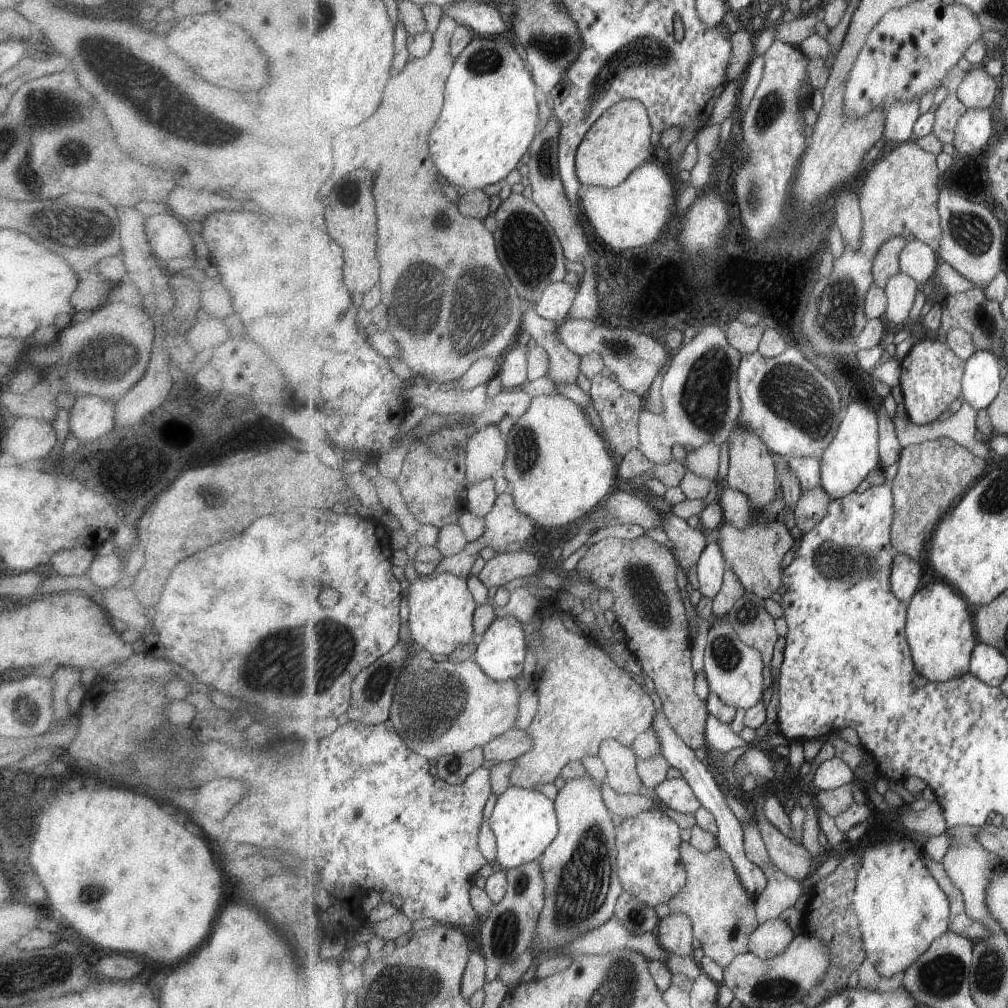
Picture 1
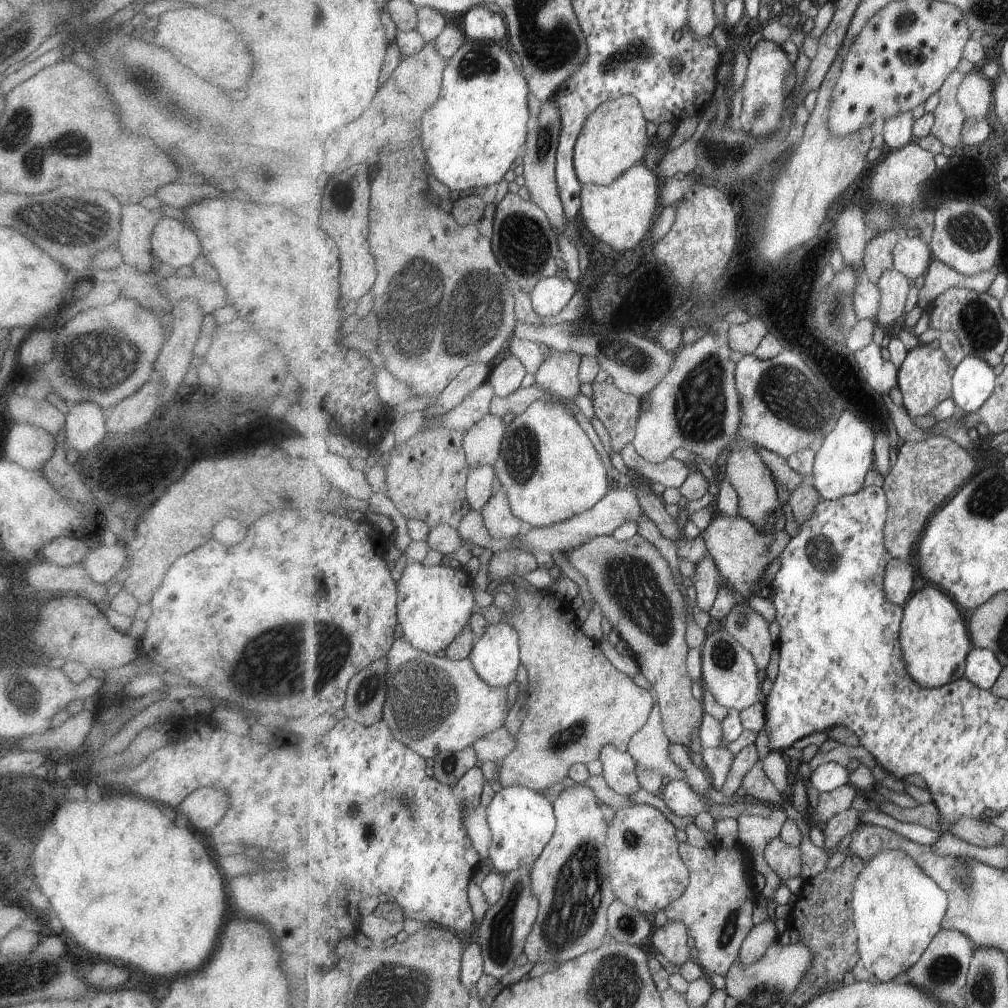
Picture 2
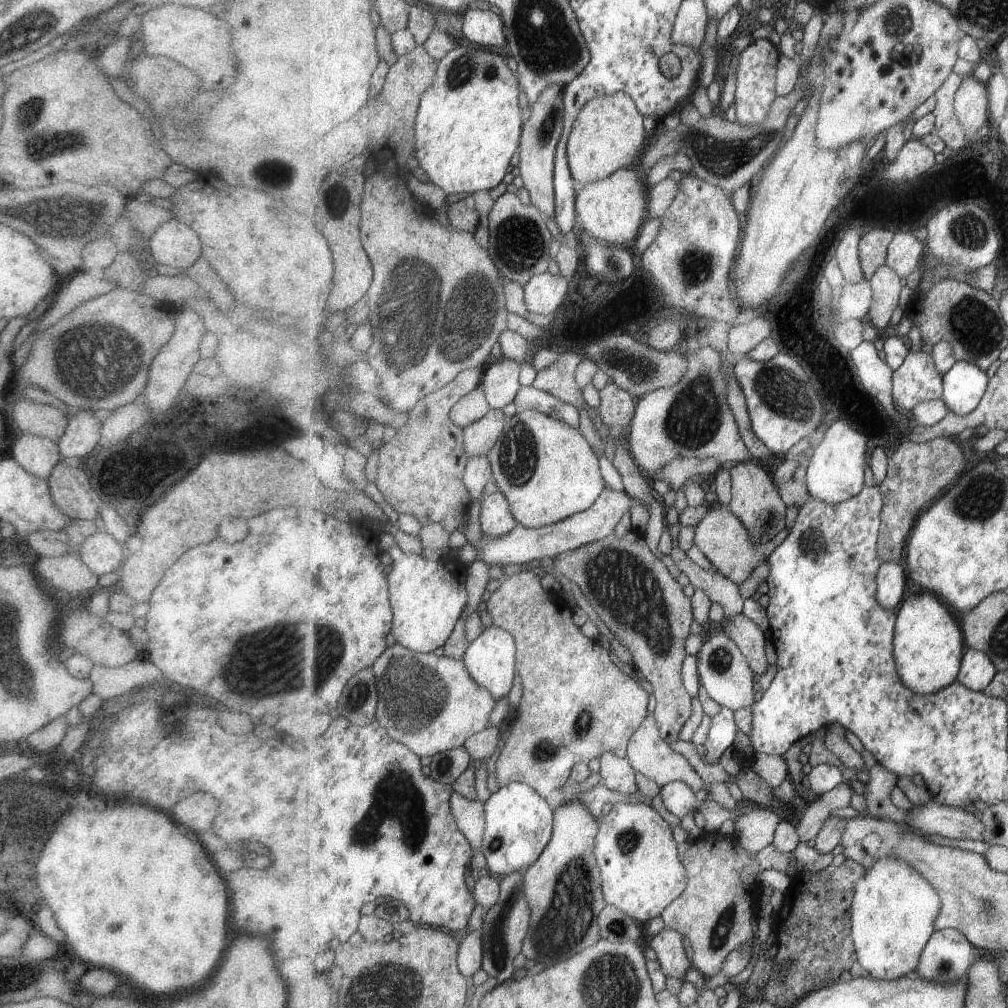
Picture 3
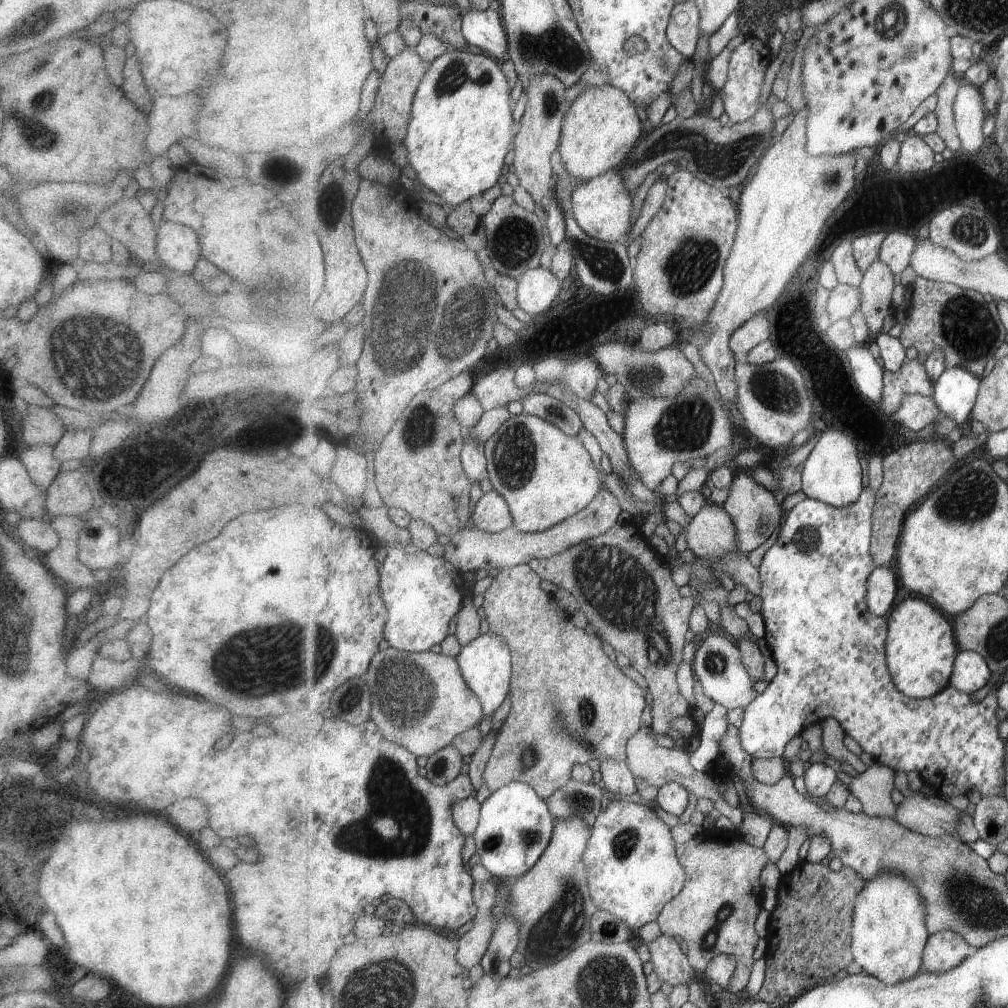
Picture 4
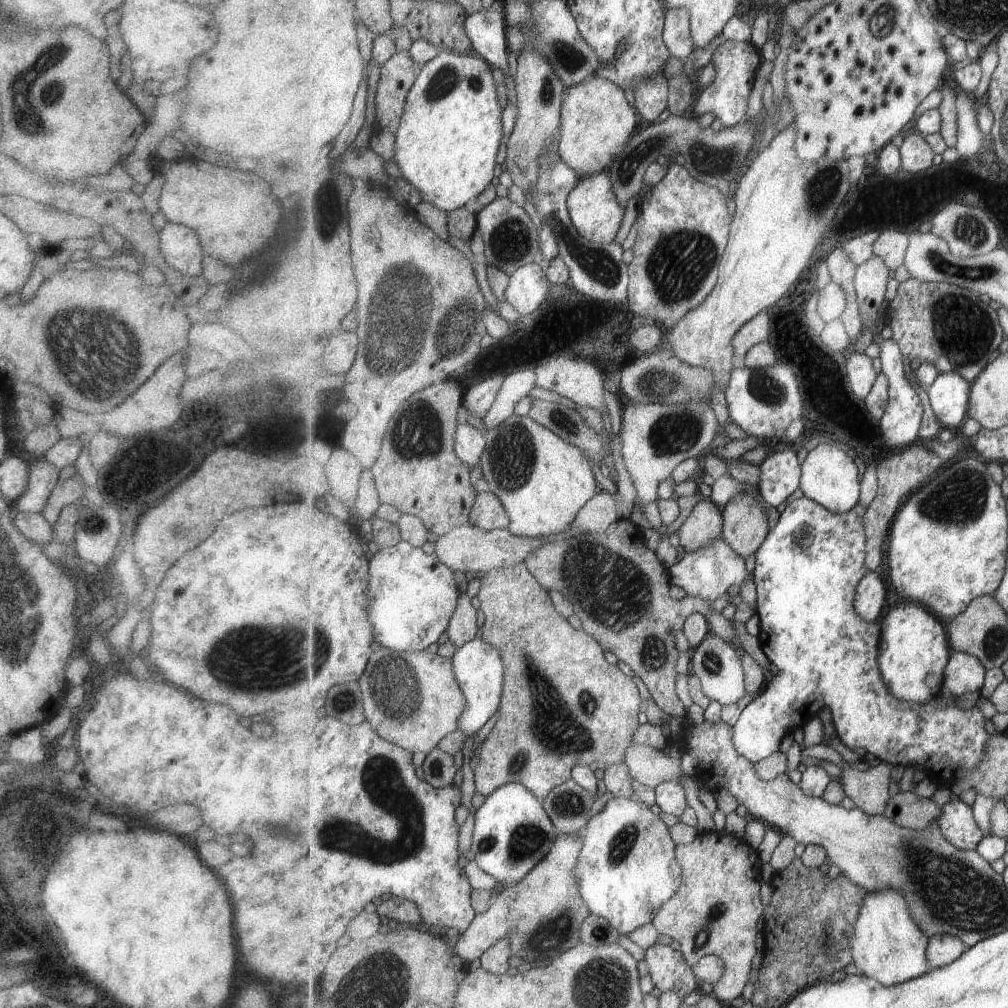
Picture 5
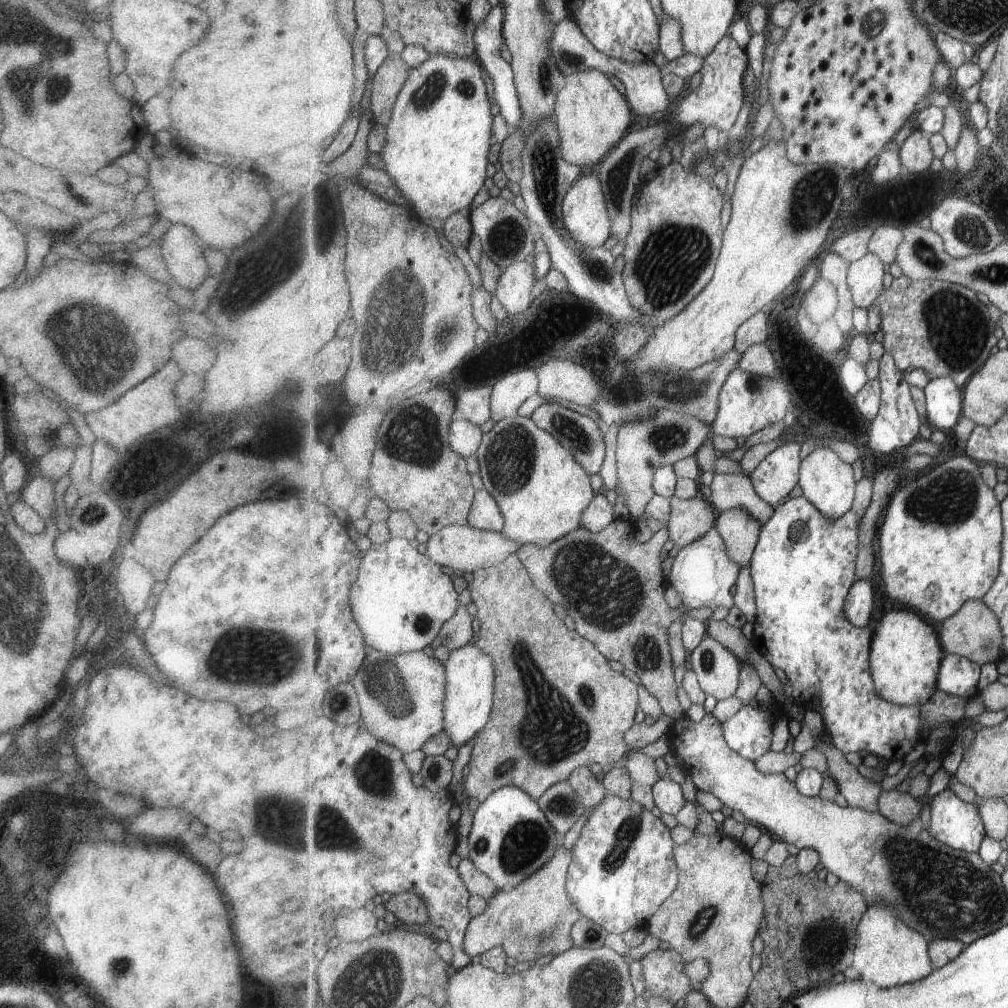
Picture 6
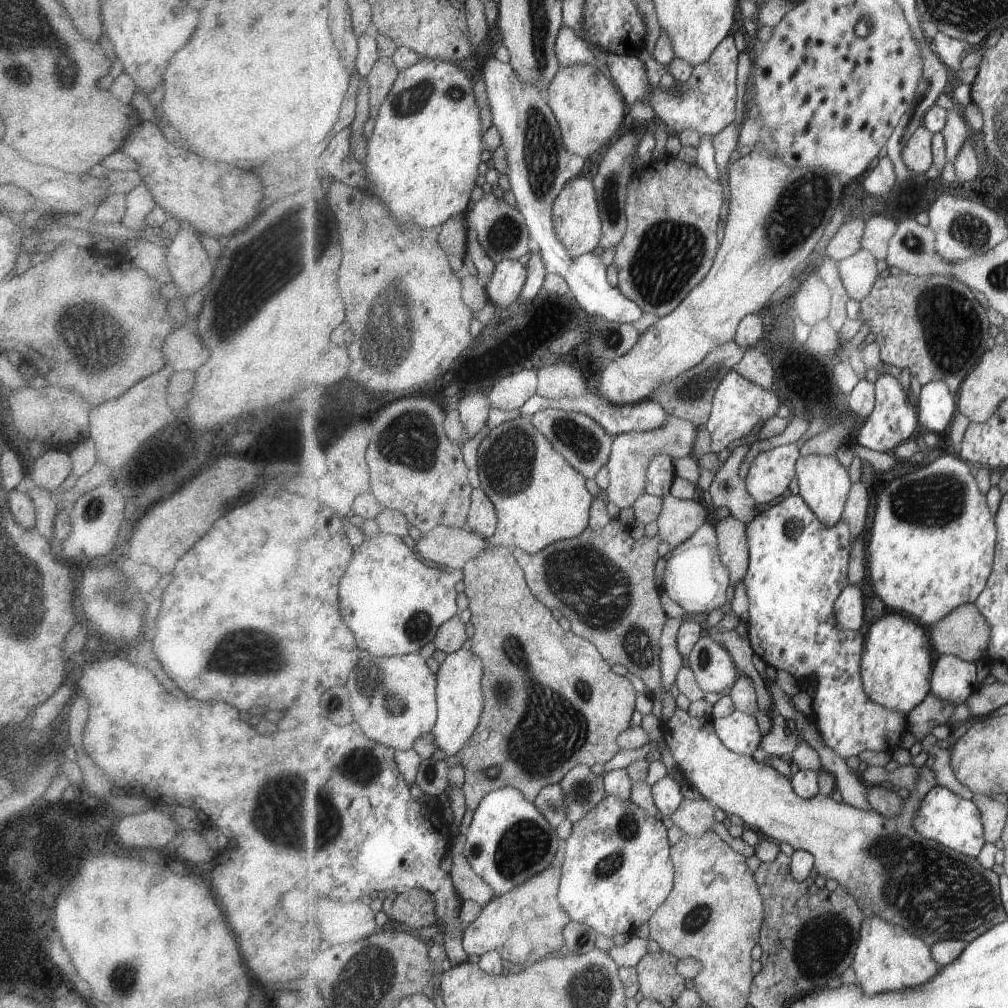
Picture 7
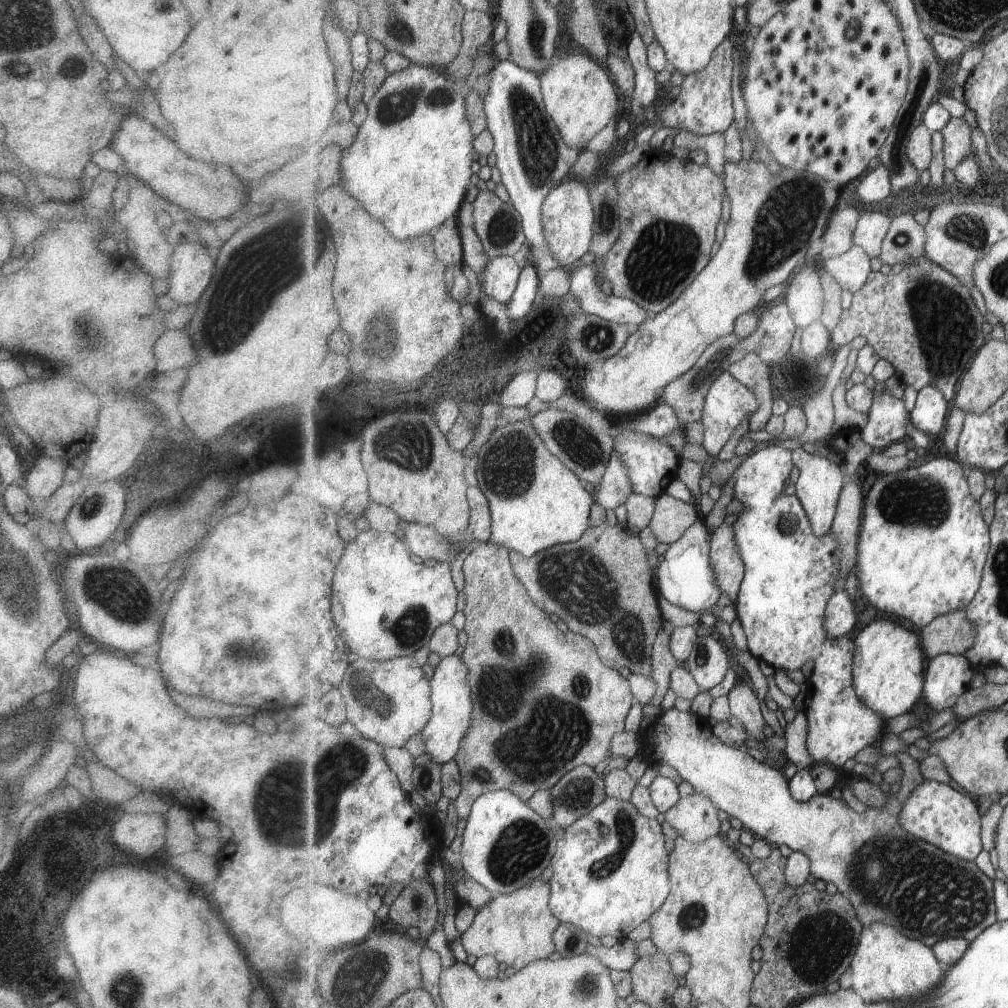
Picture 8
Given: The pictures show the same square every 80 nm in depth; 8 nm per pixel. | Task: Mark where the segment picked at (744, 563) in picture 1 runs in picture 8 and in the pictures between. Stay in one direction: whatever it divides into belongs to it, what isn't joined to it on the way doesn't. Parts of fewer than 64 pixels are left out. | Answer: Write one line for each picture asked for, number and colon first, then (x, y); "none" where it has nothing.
2: (742, 552)
3: (722, 535)
4: (712, 534)
5: (705, 525)
6: (691, 519)
7: (680, 519)
8: (673, 517)

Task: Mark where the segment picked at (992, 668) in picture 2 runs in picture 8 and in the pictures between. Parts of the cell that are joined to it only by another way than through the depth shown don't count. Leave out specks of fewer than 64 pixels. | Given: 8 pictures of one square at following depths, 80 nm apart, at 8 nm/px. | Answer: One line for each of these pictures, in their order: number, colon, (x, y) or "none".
3: (977, 671)
4: (972, 672)
5: (965, 673)
6: (959, 676)
7: (954, 679)
8: (947, 676)

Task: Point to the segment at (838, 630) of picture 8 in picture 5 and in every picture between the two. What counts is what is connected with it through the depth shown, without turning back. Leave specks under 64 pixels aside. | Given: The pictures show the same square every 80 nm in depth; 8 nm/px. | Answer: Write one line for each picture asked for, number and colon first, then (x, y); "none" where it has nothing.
5: (871, 597)
6: (861, 600)
7: (850, 608)

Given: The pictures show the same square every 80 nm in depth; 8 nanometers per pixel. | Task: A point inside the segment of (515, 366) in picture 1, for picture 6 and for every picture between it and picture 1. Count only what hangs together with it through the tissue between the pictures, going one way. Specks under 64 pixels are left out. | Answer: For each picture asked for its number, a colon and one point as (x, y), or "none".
2: (508, 376)
3: (501, 382)
4: (498, 387)
5: (479, 399)
6: (475, 405)

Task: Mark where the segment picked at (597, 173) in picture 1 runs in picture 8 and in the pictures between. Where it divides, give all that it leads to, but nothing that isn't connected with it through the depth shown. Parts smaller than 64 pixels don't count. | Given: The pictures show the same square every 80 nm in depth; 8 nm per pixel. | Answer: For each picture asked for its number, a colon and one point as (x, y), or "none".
2: (614, 140)
3: (609, 134)
4: (602, 127)
5: (597, 120)
6: (593, 117)
7: (590, 110)
8: (579, 92)

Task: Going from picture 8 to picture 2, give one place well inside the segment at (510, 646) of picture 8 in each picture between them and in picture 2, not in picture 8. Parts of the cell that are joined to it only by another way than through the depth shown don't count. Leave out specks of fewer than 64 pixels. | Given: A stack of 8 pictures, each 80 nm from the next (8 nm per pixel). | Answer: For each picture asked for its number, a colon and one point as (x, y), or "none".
2: (579, 702)
3: (578, 703)
4: (570, 703)
5: (563, 705)
6: (558, 705)
7: (586, 706)

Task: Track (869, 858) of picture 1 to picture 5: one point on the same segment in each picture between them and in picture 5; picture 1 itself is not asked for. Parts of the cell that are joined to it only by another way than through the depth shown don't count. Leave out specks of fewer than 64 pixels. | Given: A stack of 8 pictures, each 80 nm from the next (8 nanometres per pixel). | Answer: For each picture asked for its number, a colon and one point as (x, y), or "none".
2: (898, 908)
3: (894, 913)
4: (889, 934)
5: (888, 945)

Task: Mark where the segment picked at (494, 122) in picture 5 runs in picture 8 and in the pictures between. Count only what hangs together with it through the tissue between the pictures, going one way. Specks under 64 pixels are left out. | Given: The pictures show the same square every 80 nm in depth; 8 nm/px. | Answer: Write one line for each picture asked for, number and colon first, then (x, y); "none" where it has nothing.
6: (437, 142)
7: (423, 157)
8: (410, 162)

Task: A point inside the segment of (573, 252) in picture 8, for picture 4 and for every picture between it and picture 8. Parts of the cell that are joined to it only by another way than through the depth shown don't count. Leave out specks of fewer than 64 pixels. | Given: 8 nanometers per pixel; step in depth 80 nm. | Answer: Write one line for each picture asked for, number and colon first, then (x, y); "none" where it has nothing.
4: (603, 206)
5: (596, 213)
6: (585, 210)
7: (577, 215)

